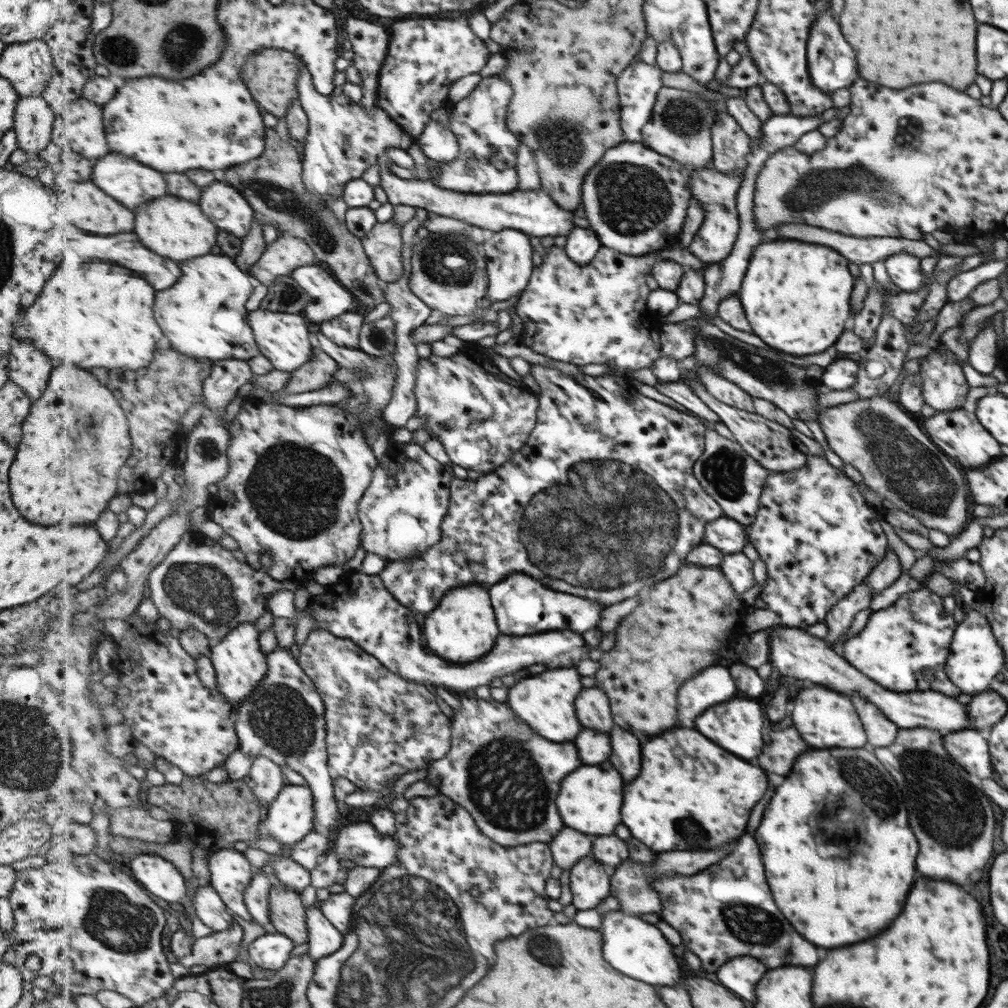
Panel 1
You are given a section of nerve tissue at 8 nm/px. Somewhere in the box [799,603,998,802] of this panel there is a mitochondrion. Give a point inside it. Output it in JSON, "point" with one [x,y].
{"point":[857,771]}

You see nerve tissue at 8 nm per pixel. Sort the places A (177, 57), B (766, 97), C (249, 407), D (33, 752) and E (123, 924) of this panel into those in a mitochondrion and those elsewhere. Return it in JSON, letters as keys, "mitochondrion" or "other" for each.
{"A":"mitochondrion","B":"other","C":"other","D":"mitochondrion","E":"mitochondrion"}

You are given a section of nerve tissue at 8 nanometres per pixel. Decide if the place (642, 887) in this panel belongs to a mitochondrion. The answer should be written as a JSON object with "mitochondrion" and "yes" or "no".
{"mitochondrion":"yes"}

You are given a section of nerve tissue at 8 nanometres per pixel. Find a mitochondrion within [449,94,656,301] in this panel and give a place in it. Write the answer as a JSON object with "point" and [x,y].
{"point":[561,139]}

